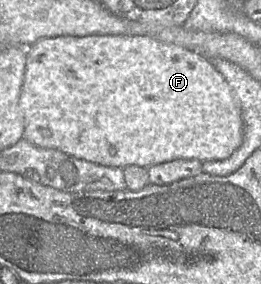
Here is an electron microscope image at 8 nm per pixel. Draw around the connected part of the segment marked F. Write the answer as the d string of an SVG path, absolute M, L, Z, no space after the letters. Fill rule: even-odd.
M57 36L38 40L26 47L19 107L24 118L23 138L103 166L148 168L177 159L223 160L243 142L239 102L210 61L150 36Z

